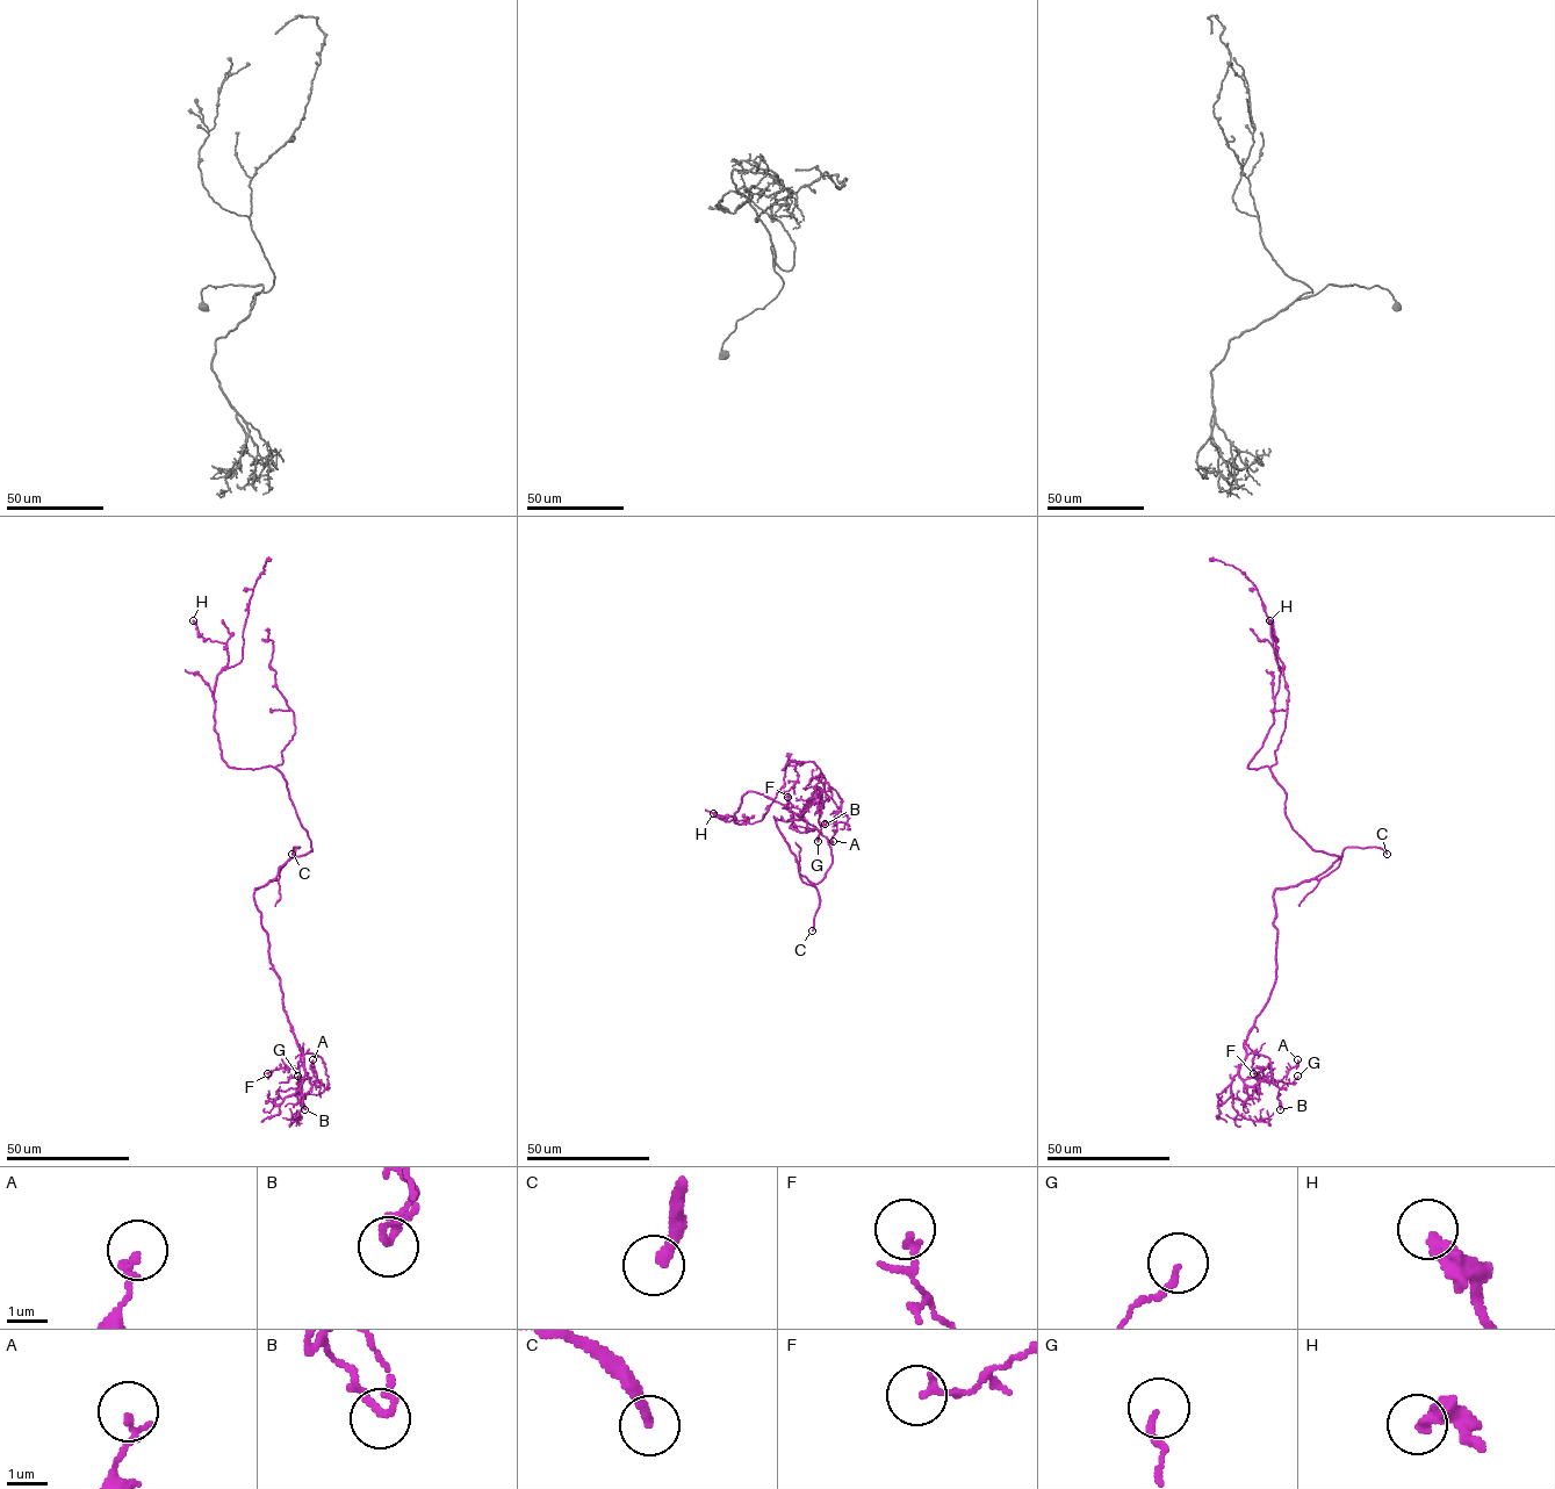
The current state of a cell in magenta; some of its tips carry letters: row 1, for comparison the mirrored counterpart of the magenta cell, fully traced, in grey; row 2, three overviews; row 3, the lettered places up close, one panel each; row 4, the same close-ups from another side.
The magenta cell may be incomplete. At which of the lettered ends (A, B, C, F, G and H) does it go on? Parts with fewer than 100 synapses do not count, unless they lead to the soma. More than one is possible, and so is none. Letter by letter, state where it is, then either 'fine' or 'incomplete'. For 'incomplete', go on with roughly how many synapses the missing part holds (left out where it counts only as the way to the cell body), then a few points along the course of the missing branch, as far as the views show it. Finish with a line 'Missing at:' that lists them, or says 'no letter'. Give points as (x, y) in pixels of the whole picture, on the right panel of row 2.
A: (1297, 1059) | fine
B: (1280, 1109) | fine
C: (1387, 854) | incomplete | (1387, 854), (1387, 864), (1394, 872), (1397, 887), (1410, 913), (1423, 918), (1433, 944), (1444, 952)
F: (1253, 1073) | fine
G: (1297, 1076) | fine
H: (1269, 620) | fine
Missing at: C

